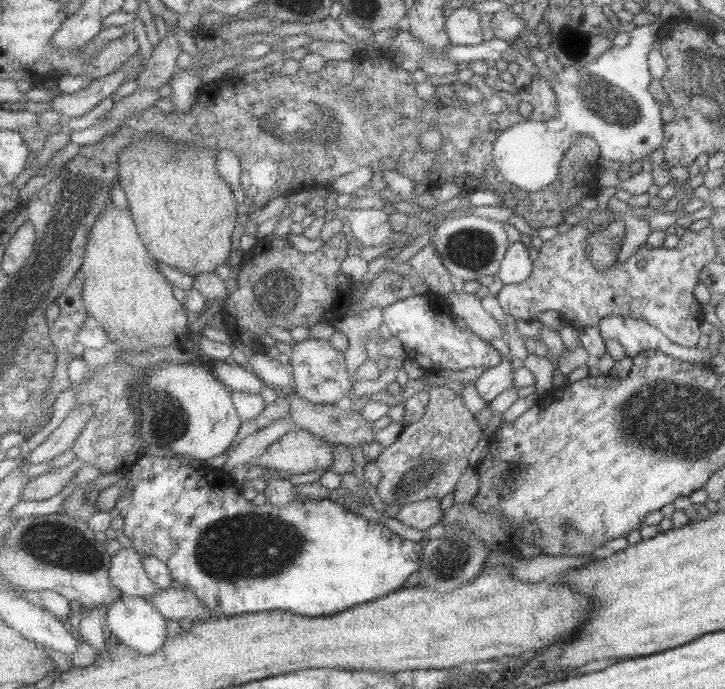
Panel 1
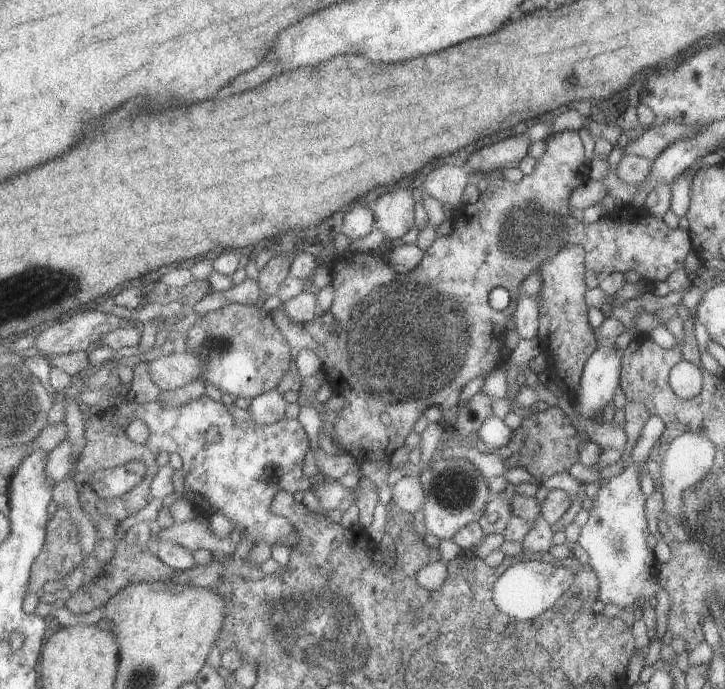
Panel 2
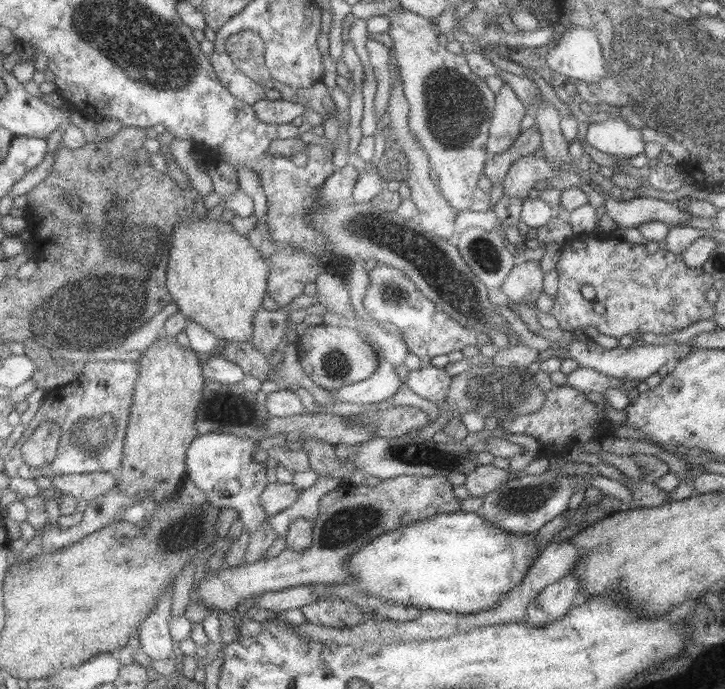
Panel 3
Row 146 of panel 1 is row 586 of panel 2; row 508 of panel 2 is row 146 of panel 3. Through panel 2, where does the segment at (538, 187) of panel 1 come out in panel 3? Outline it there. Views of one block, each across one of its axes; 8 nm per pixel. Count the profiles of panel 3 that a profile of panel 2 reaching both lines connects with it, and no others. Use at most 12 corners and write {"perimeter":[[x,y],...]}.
{"perimeter":[[629,111],[589,122],[587,143],[616,158],[646,152]]}

